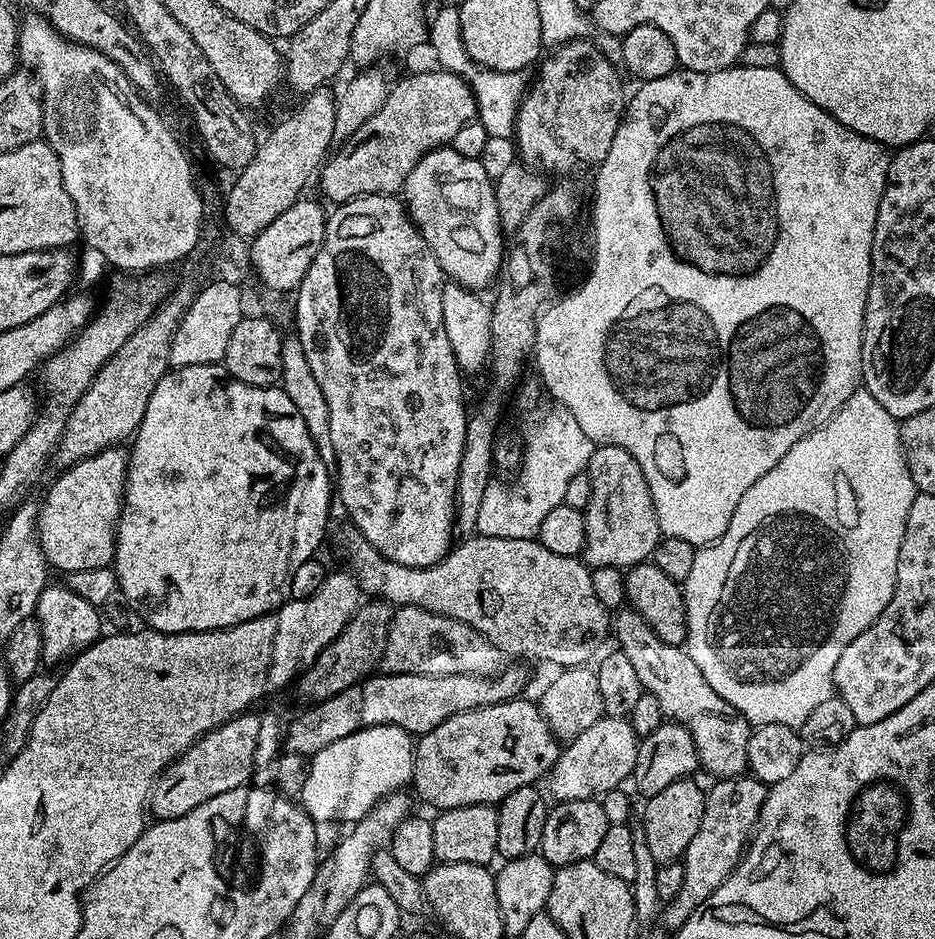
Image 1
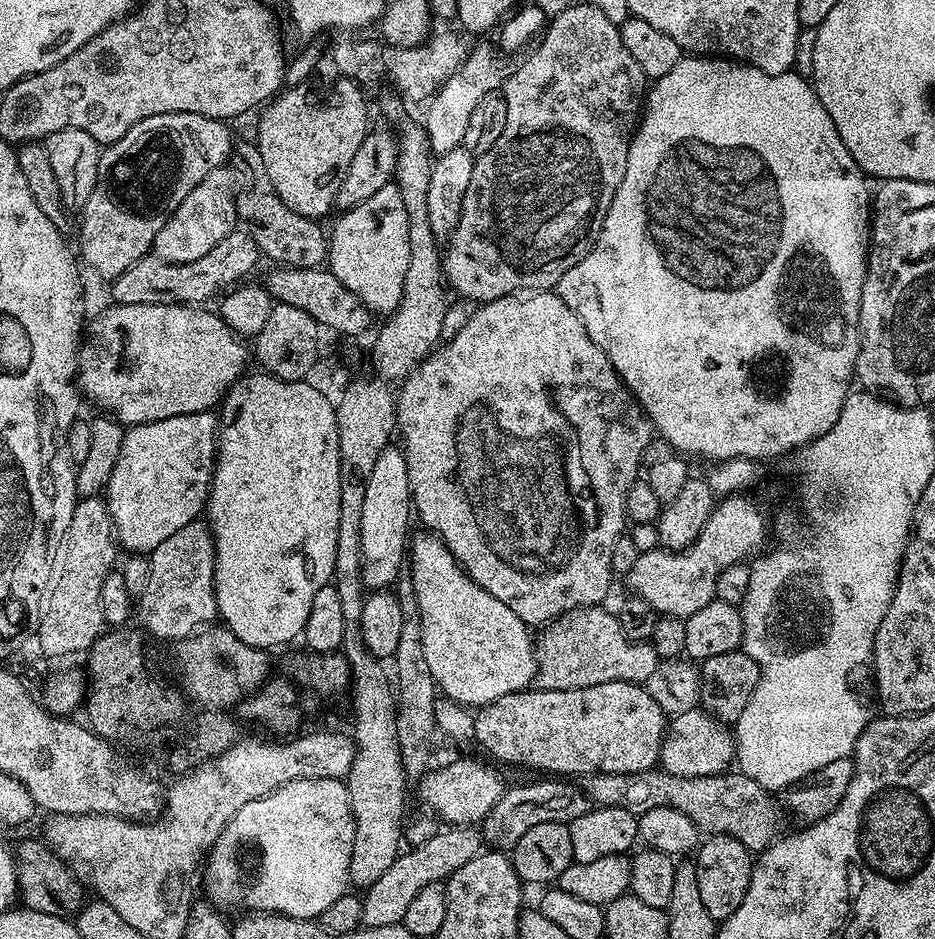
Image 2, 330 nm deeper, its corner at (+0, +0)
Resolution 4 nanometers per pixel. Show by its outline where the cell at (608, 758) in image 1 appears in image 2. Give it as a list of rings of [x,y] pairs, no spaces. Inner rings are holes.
[[[695,707],[686,710],[686,714],[671,717],[660,747],[658,764],[663,771],[675,776],[702,778],[729,771],[733,767],[735,755],[736,741],[733,733],[715,716]]]

